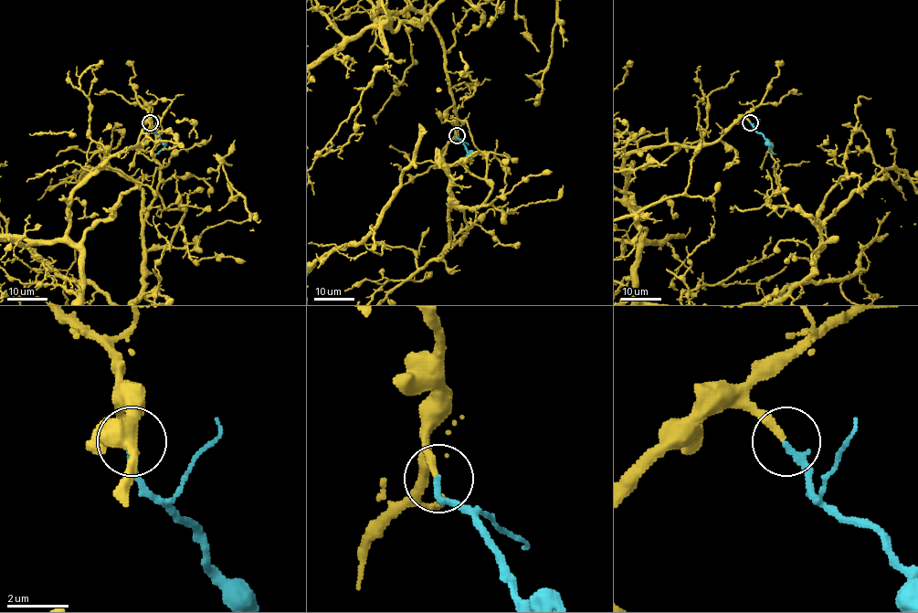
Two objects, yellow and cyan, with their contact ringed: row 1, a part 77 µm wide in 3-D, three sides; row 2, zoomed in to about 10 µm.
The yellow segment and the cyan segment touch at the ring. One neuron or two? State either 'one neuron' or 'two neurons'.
one neuron

